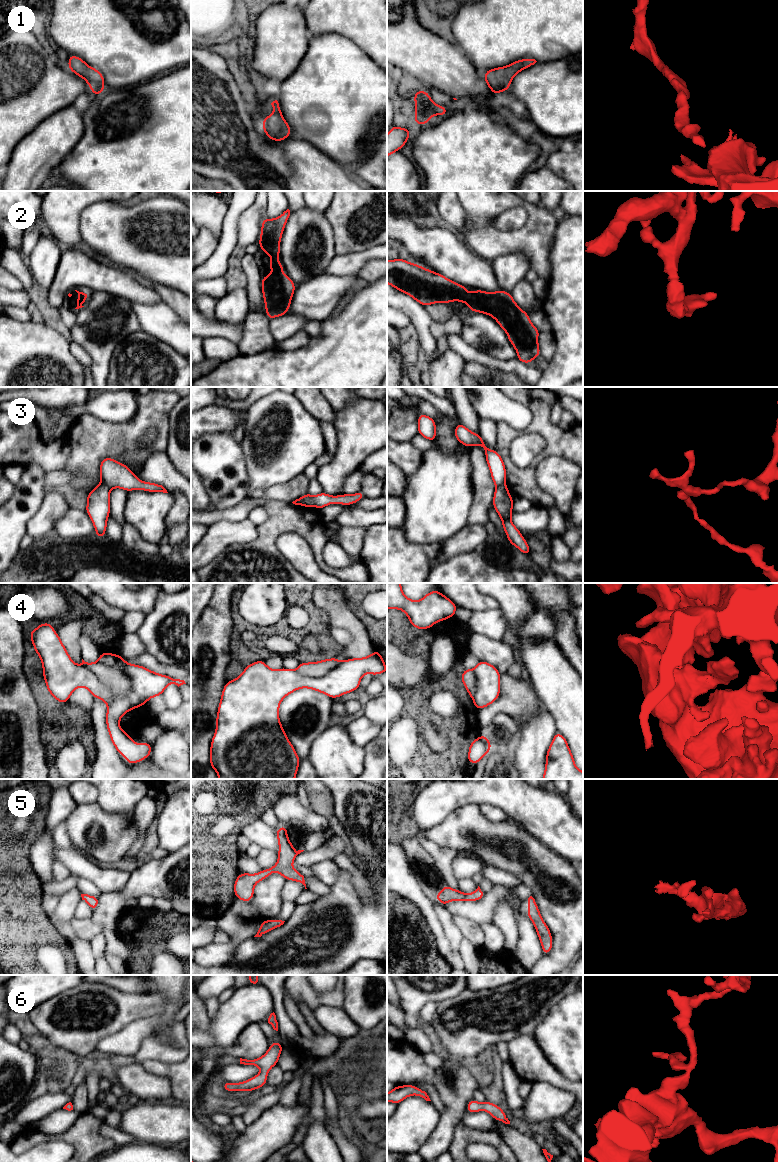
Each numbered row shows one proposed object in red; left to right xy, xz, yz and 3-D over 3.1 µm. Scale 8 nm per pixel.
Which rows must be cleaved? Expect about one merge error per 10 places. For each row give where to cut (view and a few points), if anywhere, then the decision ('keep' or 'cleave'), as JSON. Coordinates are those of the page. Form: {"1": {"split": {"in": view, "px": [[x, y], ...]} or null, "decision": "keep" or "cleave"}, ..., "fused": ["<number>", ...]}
{"1": {"split": null, "decision": "keep"}, "2": {"split": null, "decision": "keep"}, "3": {"split": {"in": "xy", "px": [[101, 481], [110, 488]]}, "decision": "cleave"}, "4": {"split": {"in": "xy", "px": [[83, 664], [118, 695], [124, 695], [130, 689]]}, "decision": "cleave"}, "5": {"split": null, "decision": "keep"}, "6": {"split": null, "decision": "keep"}, "fused": ["3", "4"]}

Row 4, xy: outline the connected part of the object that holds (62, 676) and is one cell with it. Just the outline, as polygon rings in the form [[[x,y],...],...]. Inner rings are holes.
[[[41,623],[29,634],[41,659],[43,677],[50,695],[65,704],[76,688],[88,689],[93,698],[100,698],[107,704],[107,729],[119,755],[127,757],[124,762],[134,764],[148,758],[152,745],[144,740],[142,744],[136,744],[119,727],[120,719],[130,710],[144,706],[150,698],[161,696],[170,683],[179,687],[186,684],[185,681],[155,673],[140,665],[128,664],[118,654],[101,652],[98,662],[118,668],[130,678],[130,690],[124,696],[118,696],[94,672],[73,662],[51,623]]]

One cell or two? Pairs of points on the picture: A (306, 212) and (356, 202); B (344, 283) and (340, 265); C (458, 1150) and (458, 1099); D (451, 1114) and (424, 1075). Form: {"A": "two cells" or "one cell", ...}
{"A": "two cells", "B": "two cells", "C": "two cells", "D": "two cells"}

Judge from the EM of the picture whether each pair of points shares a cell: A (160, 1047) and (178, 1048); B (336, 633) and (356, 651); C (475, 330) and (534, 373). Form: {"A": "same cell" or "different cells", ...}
{"A": "same cell", "B": "different cells", "C": "different cells"}

